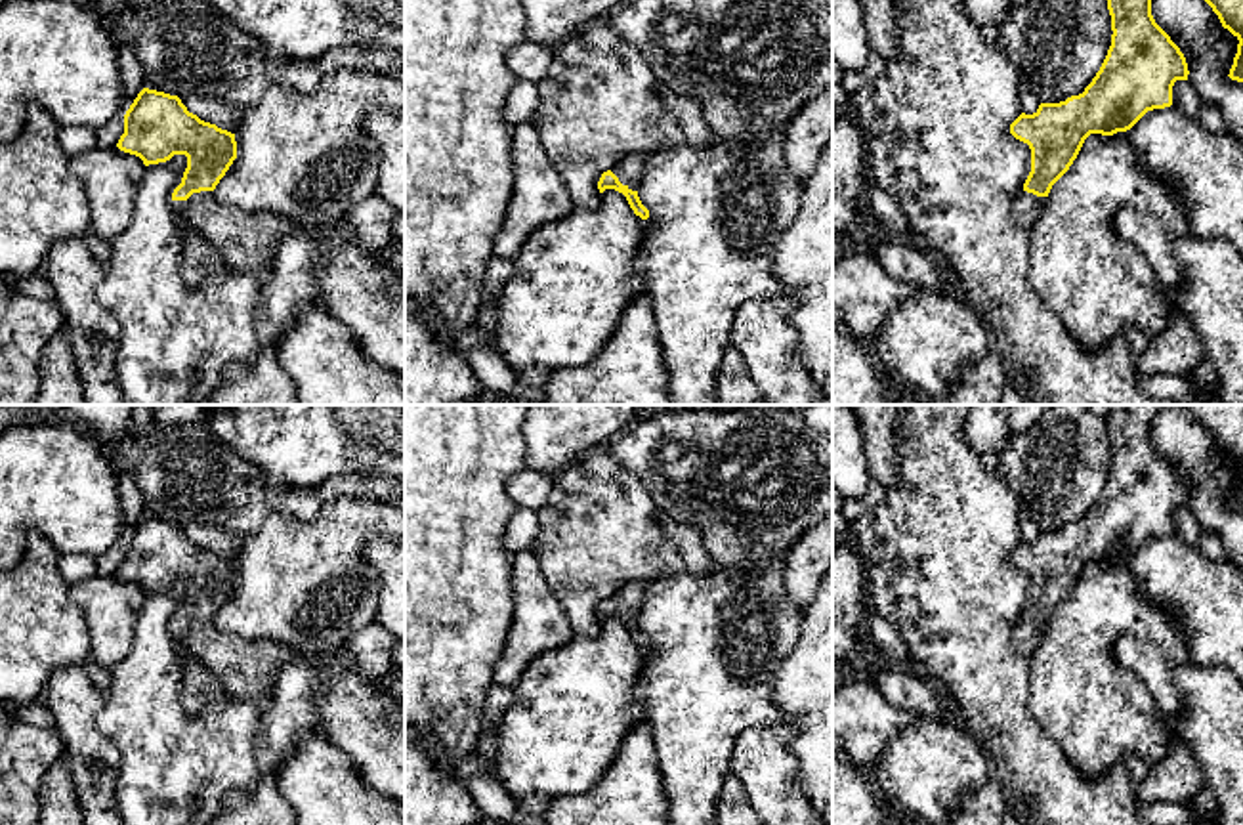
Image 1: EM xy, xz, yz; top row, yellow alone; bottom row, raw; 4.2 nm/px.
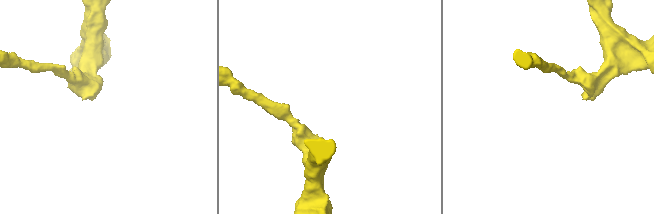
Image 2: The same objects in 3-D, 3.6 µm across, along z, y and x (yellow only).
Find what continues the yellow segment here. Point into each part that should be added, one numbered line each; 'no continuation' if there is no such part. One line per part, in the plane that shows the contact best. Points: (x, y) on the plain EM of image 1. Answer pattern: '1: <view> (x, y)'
1: xy (245, 667)

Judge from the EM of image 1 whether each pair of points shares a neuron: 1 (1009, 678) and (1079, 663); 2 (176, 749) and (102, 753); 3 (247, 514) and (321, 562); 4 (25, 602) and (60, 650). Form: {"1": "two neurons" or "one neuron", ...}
{"1": "two neurons", "2": "two neurons", "3": "two neurons", "4": "one neuron"}

